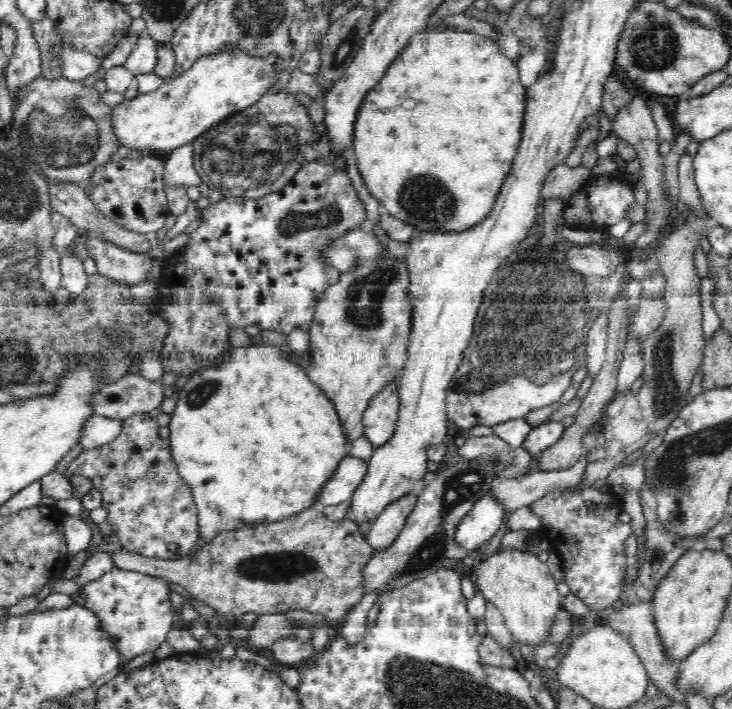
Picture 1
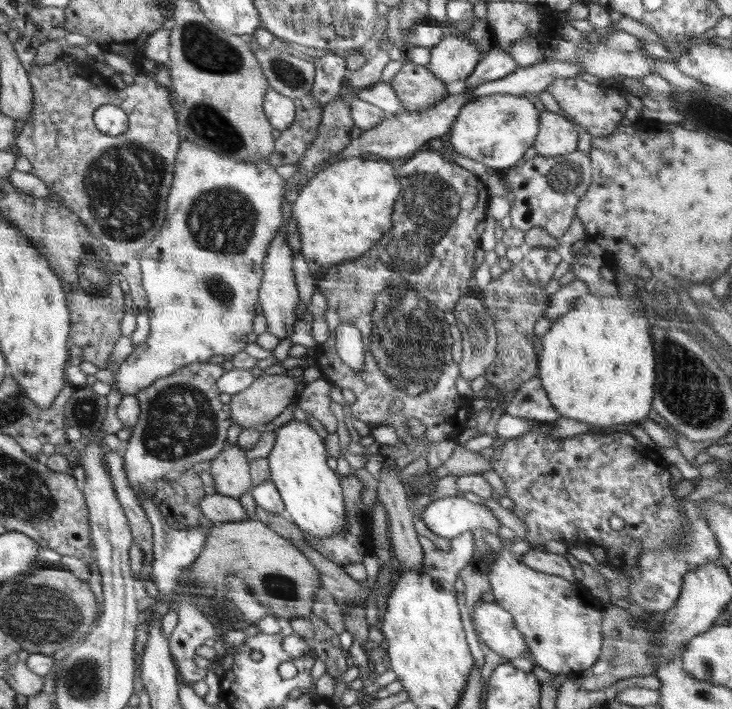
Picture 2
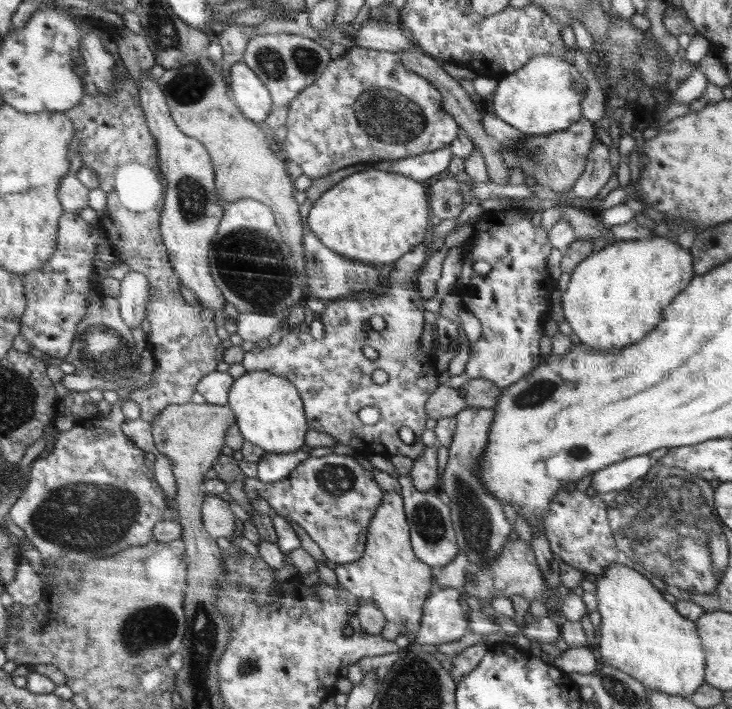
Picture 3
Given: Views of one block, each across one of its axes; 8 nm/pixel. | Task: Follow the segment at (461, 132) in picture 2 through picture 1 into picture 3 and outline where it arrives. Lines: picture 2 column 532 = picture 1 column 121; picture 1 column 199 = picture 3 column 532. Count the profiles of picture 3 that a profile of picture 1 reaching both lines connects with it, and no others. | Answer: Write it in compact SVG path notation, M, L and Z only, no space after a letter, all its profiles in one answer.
M542 54L524 68L501 78L487 107L500 120L522 133L546 137L567 130L581 120L580 101L586 95L586 87L576 66L565 57Z

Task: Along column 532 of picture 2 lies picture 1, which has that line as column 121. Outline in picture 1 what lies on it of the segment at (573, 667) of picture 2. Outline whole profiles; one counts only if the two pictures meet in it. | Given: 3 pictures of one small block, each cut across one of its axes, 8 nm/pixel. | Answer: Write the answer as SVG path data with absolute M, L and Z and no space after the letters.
M114 567L102 578L86 584L82 591L86 594L84 606L102 620L106 632L117 640L122 660L131 661L156 651L163 642L167 642L174 616L167 580Z

